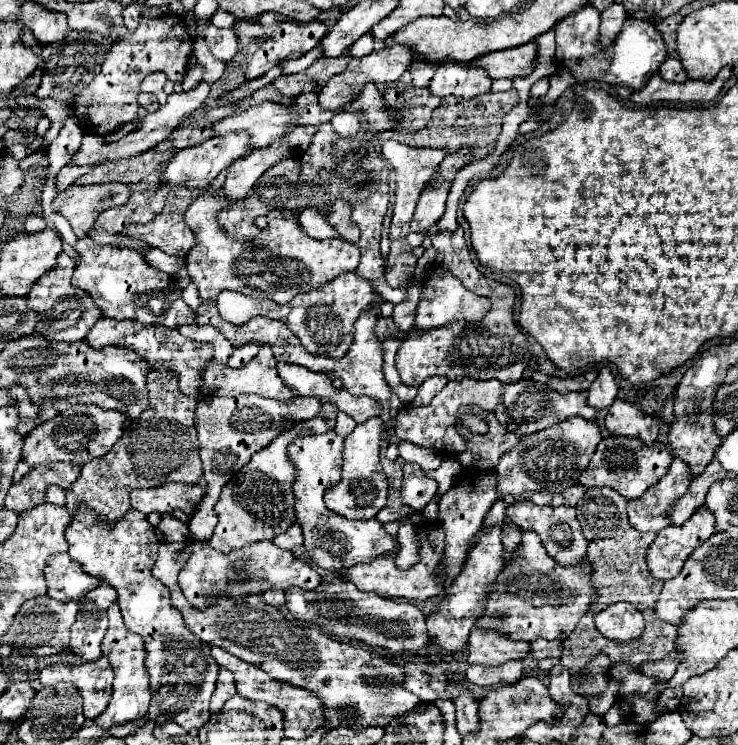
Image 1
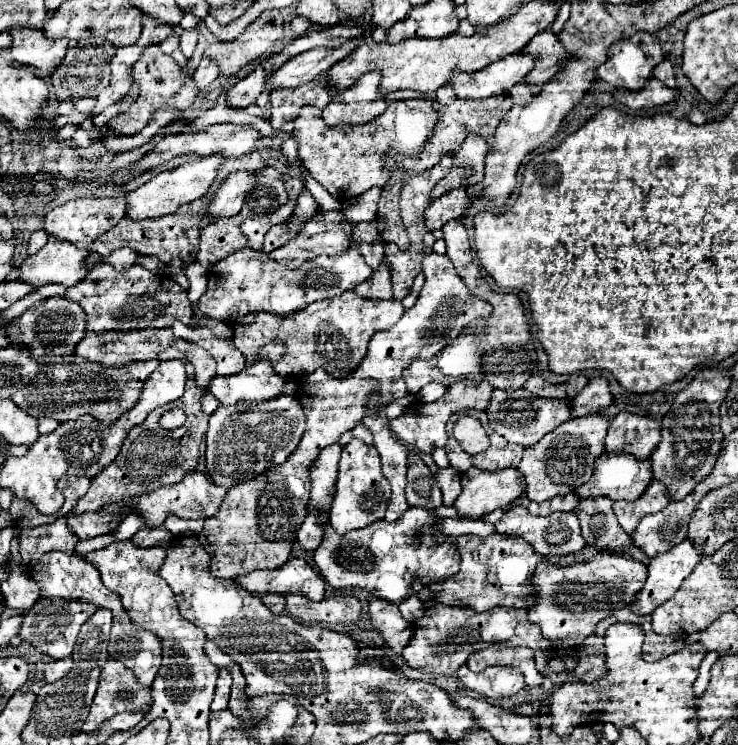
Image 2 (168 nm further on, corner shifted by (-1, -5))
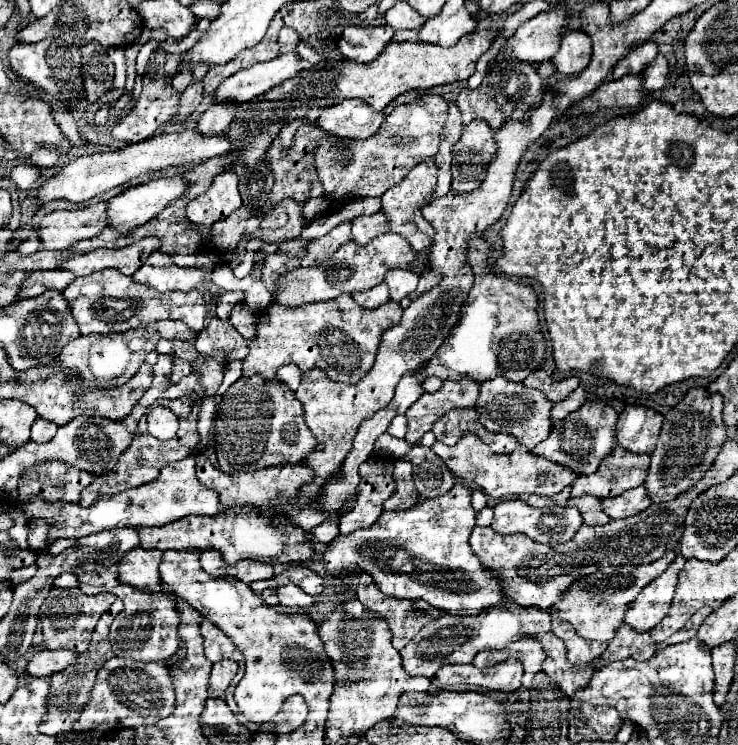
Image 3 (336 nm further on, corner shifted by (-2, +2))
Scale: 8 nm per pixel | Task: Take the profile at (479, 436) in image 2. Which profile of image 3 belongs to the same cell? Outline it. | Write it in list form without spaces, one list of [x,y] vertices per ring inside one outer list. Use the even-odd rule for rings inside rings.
[[[474,432],[462,434],[460,442],[456,446],[444,446],[440,442],[432,448],[446,466],[460,478],[476,484],[486,496],[500,500],[508,496],[520,496],[520,494],[542,494],[542,496],[554,496],[562,492],[564,486],[574,482],[574,472],[568,468],[558,468],[558,464],[550,464],[548,460],[542,460],[540,456],[534,456],[530,450],[516,448],[510,454],[494,454],[490,446],[486,446]]]

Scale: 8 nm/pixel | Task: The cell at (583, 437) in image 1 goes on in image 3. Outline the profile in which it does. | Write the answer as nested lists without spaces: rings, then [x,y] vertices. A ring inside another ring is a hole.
[[[592,400],[592,402],[584,404],[578,412],[556,422],[552,426],[552,434],[544,442],[534,446],[532,452],[536,456],[544,456],[546,460],[550,460],[554,464],[568,466],[574,474],[592,474],[598,470],[598,466],[606,458],[606,454],[610,454],[618,446],[614,440],[616,420],[618,420],[618,412],[608,402]]]

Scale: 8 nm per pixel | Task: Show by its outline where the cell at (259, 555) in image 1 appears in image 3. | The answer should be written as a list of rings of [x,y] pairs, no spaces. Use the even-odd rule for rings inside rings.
[[[290,566],[290,568],[286,568],[282,574],[278,574],[274,578],[260,580],[260,582],[252,582],[252,590],[260,594],[266,588],[276,588],[290,584],[290,582],[296,584],[296,586],[300,586],[310,596],[322,594],[322,584],[324,584],[322,576],[318,576],[314,570],[310,570],[306,566]]]

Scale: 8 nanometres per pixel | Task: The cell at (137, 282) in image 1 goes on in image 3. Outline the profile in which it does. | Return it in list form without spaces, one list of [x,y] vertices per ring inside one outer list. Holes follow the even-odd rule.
[[[108,268],[102,272],[94,272],[90,276],[76,278],[64,292],[64,298],[70,304],[72,316],[80,326],[82,334],[110,334],[110,332],[126,332],[130,328],[140,328],[156,320],[182,320],[194,332],[204,328],[206,318],[206,302],[200,290],[190,292],[158,292],[152,286],[134,282],[132,276],[124,276],[122,272]]]

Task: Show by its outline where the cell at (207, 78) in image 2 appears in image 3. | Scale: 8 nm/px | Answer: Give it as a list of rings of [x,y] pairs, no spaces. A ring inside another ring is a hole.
[[[192,80],[192,84],[180,96],[180,110],[178,110],[178,116],[174,118],[174,122],[188,120],[190,114],[196,110],[196,106],[202,102],[202,94],[204,94],[202,80]]]

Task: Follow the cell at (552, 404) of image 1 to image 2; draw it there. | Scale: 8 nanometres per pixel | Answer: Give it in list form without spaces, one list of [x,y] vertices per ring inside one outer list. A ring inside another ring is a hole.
[[[524,388],[515,391],[513,394],[494,389],[489,407],[487,407],[487,417],[489,417],[489,423],[491,423],[493,431],[503,435],[509,443],[519,443],[523,447],[531,447],[543,435],[553,431],[557,425],[571,419],[571,409],[565,401],[559,401],[559,399],[530,399],[532,397],[533,394]]]

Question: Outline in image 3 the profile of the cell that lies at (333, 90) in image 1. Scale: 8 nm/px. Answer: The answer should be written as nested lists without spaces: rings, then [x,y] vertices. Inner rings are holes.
[[[346,98],[334,106],[322,108],[318,126],[324,132],[342,136],[342,138],[366,138],[378,132],[384,112],[374,112],[370,104],[358,98]]]

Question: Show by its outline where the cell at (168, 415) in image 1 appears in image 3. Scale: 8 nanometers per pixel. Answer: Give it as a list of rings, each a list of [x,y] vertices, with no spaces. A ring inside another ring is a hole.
[[[142,416],[140,422],[138,422],[138,428],[134,432],[134,438],[132,438],[130,446],[120,454],[120,460],[114,466],[114,470],[106,472],[102,476],[96,476],[92,480],[92,484],[82,490],[80,504],[82,506],[90,506],[102,494],[118,494],[118,492],[122,492],[126,488],[136,488],[140,484],[146,484],[146,482],[154,480],[154,476],[160,474],[160,470],[162,470],[164,464],[170,464],[170,462],[176,462],[176,460],[182,460],[182,458],[194,454],[196,448],[198,448],[198,444],[200,444],[200,436],[198,436],[196,424],[198,424],[196,418],[194,420],[184,420],[184,422],[180,422],[180,430],[174,436],[174,440],[158,440],[158,438],[154,438],[148,432],[148,428],[146,428],[146,416]]]

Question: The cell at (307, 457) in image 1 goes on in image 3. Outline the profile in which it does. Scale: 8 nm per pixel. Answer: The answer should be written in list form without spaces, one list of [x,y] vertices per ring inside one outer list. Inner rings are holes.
[[[458,482],[444,496],[428,498],[408,510],[382,512],[372,528],[334,538],[324,550],[322,564],[332,576],[368,572],[386,596],[424,600],[448,614],[480,614],[506,598],[498,580],[482,568],[470,550],[468,536],[474,526],[476,512],[470,506],[470,488]]]

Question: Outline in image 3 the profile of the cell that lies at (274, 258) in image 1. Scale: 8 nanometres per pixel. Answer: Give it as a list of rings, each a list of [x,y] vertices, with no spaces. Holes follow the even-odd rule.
[[[382,234],[374,240],[370,240],[366,246],[356,244],[354,240],[342,244],[334,256],[326,258],[318,266],[310,268],[296,268],[292,272],[280,274],[274,280],[276,292],[274,292],[274,302],[282,304],[286,308],[296,308],[304,306],[310,302],[322,302],[322,300],[332,300],[338,298],[340,294],[352,294],[360,292],[366,288],[372,288],[384,280],[384,272],[390,268],[408,268],[408,264],[414,260],[416,252],[410,248],[408,240],[398,236],[398,234]]]

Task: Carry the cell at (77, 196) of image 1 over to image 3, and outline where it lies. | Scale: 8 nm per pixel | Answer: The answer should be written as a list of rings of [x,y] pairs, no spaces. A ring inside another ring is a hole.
[[[92,202],[80,210],[54,210],[40,222],[38,234],[44,250],[66,250],[78,240],[94,238],[108,226],[108,202]]]

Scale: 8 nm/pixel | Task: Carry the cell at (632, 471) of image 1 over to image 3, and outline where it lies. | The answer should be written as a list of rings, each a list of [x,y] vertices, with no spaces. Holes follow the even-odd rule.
[[[616,448],[606,456],[600,468],[584,478],[576,478],[572,484],[572,496],[592,494],[598,498],[618,496],[630,488],[640,486],[646,480],[650,466],[648,454],[634,454],[626,448]]]

